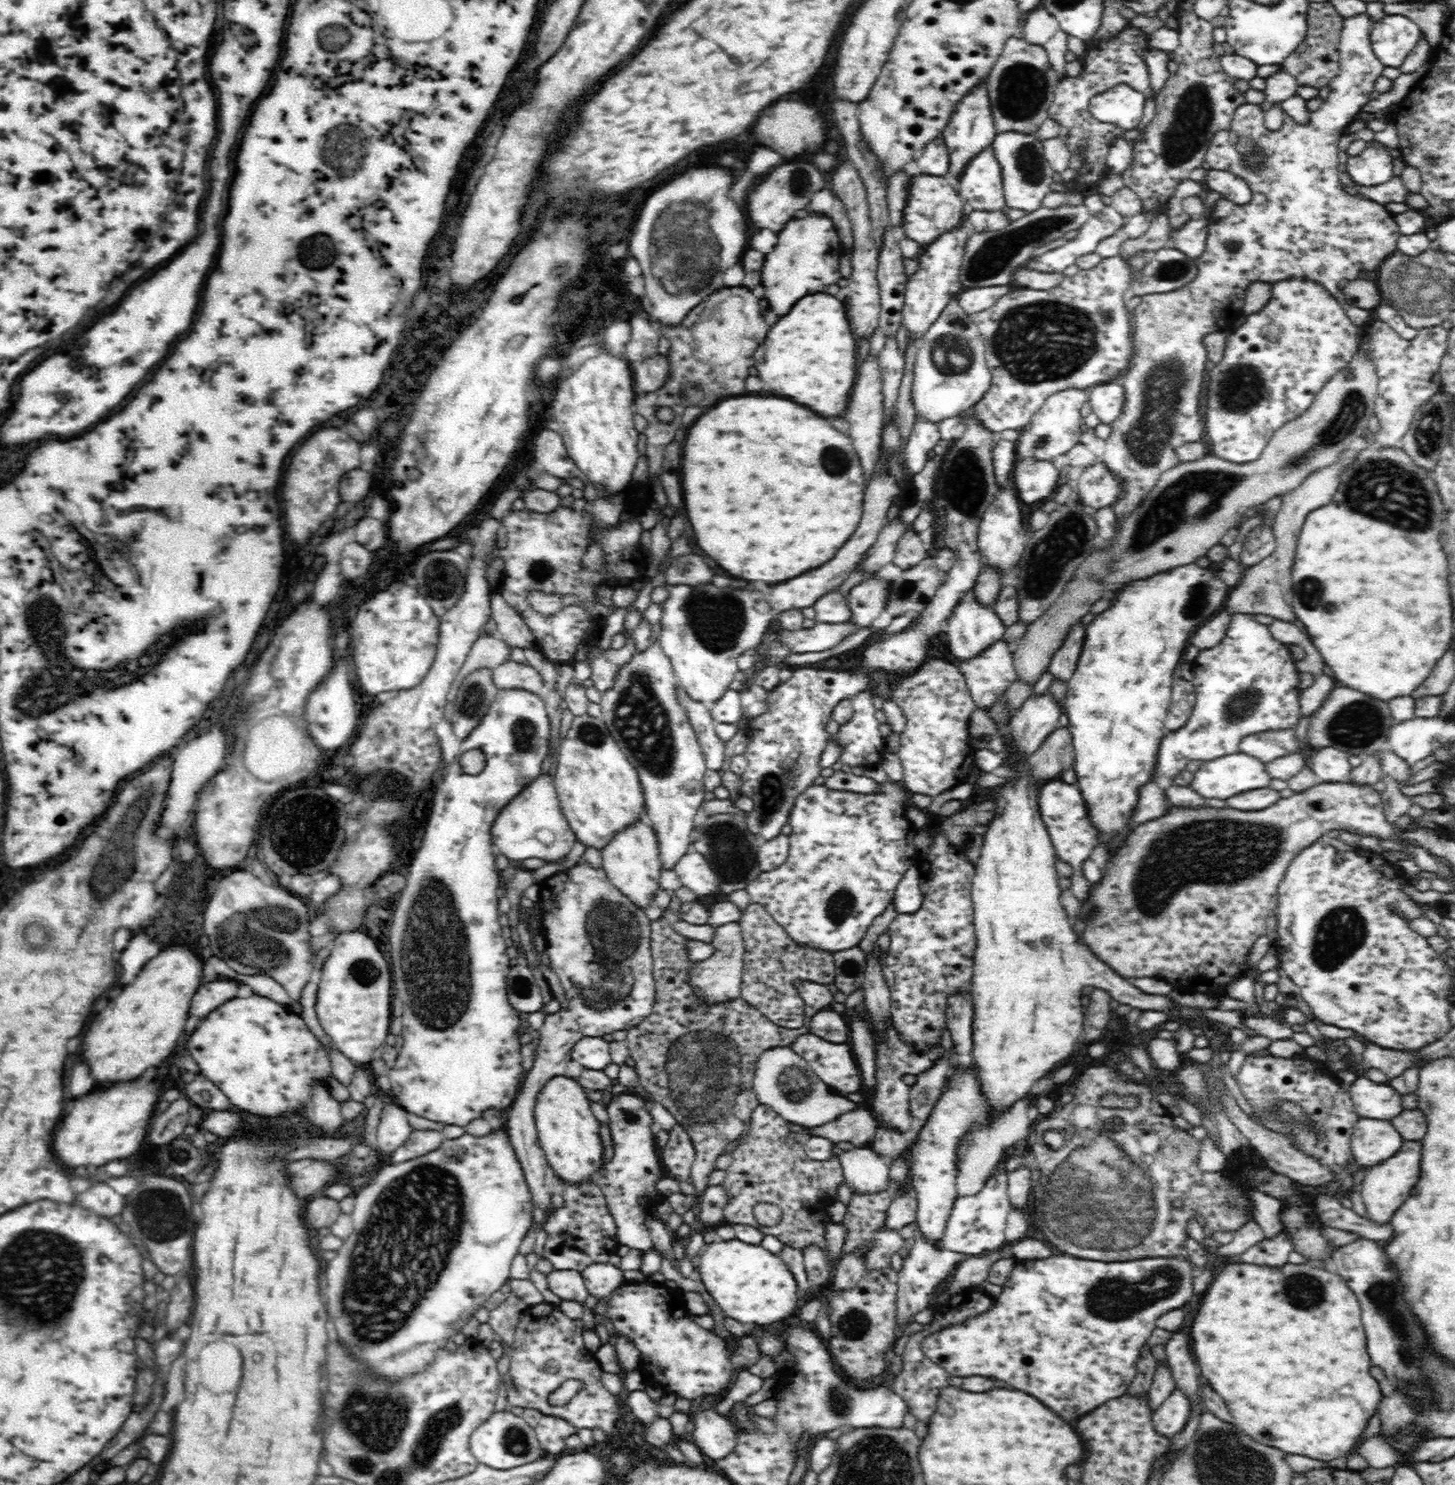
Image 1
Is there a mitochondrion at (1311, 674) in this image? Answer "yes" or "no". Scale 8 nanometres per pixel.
no

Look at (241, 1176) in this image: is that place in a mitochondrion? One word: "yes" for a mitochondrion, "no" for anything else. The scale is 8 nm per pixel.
no

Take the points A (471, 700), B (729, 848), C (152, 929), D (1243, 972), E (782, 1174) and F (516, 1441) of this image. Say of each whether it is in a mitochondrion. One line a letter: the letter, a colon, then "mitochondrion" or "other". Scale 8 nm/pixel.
A: mitochondrion
B: mitochondrion
C: other
D: other
E: other
F: mitochondrion

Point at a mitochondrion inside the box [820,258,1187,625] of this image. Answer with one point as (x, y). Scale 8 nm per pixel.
(1040, 341)

